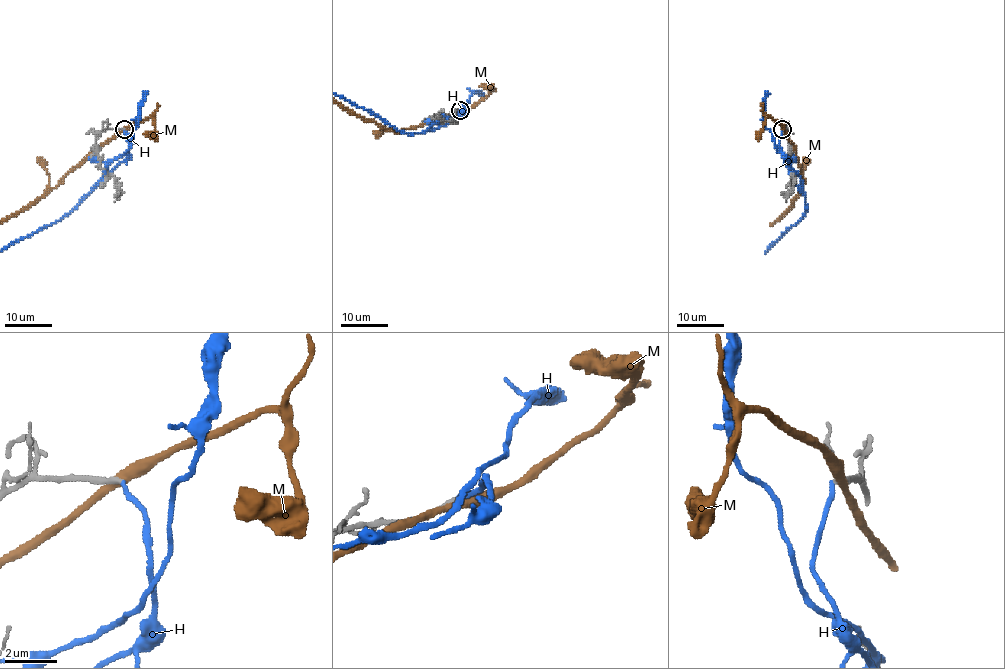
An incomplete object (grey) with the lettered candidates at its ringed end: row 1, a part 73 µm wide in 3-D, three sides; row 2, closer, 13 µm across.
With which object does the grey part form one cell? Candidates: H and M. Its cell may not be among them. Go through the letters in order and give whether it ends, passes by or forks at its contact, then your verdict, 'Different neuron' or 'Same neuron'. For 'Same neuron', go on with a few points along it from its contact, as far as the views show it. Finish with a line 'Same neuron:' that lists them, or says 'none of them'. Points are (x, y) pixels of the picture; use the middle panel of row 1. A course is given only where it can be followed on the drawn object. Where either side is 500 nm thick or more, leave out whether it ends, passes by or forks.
H: It ends there. Different neuron
M: It passes by. Different neuron
Same neuron: none of them

